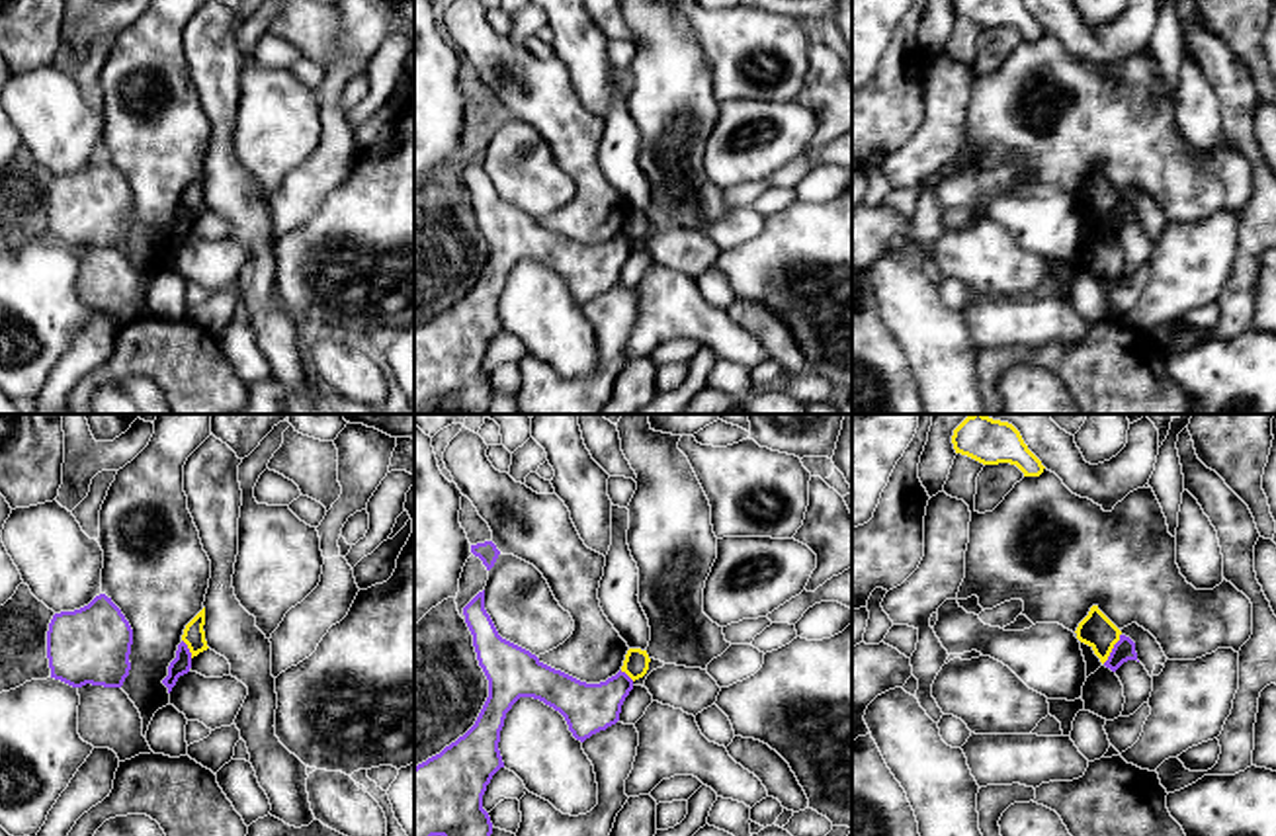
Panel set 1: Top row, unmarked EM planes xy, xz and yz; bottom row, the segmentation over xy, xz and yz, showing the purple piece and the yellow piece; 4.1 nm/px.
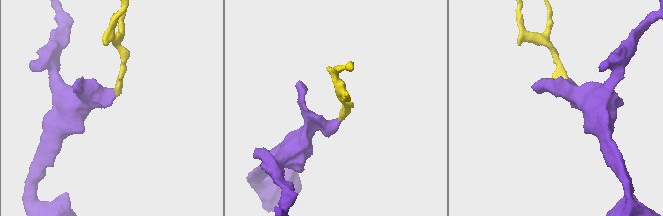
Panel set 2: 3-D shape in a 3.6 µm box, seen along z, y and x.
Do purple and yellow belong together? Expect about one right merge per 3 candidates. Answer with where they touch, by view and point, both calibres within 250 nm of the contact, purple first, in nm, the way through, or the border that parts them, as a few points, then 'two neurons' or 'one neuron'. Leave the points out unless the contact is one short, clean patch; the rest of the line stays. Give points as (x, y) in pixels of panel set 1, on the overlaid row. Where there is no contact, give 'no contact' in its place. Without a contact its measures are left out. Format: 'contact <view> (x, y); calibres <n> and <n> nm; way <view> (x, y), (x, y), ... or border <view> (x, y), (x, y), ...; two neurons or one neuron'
contact yz (1112, 649); calibres 90 and 140 nm; border yz (1120, 633), (1120, 639), (1103, 663); two neurons

